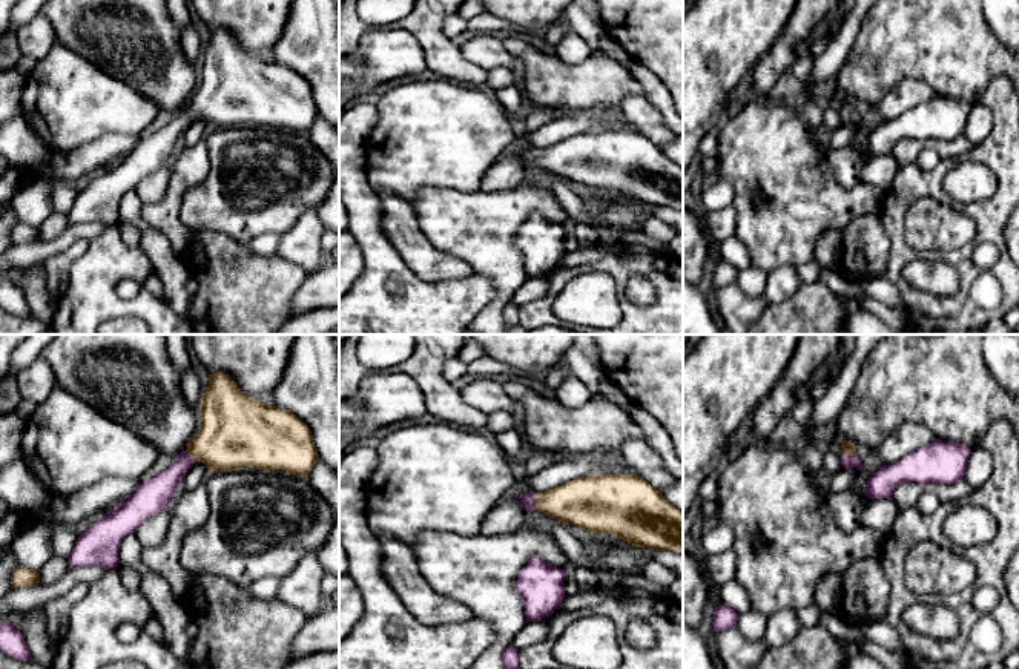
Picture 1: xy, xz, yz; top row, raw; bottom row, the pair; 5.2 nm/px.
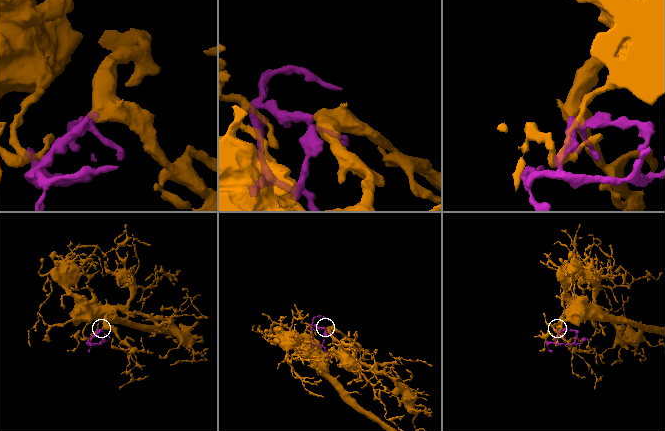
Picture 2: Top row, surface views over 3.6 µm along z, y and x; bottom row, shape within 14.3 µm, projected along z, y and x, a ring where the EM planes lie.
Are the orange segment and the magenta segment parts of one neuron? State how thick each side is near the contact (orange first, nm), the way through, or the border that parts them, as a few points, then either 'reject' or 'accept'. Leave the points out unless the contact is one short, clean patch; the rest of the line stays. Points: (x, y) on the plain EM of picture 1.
260/80 nm | across xz (583, 158), (536, 157), (528, 155) | accept

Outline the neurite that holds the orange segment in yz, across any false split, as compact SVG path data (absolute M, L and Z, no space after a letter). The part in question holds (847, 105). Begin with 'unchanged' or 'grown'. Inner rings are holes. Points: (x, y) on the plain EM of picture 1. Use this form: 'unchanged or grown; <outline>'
grown; M839 97L841 98L841 121L843 124L856 124L862 129L862 117L856 112L856 101Z

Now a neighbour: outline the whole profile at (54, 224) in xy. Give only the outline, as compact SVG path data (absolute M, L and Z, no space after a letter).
M51 213L43 224L38 227L40 230L40 242L48 242L60 236L68 227L71 227L68 213Z

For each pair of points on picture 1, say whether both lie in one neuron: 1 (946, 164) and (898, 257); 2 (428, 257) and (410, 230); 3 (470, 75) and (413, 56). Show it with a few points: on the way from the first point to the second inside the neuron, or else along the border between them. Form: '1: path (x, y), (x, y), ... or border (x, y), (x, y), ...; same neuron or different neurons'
1: path (921, 183), (895, 207), (895, 232); same neuron
2: path (422, 250), (410, 237); same neuron
3: border (404, 28), (419, 42), (428, 68); different neurons

